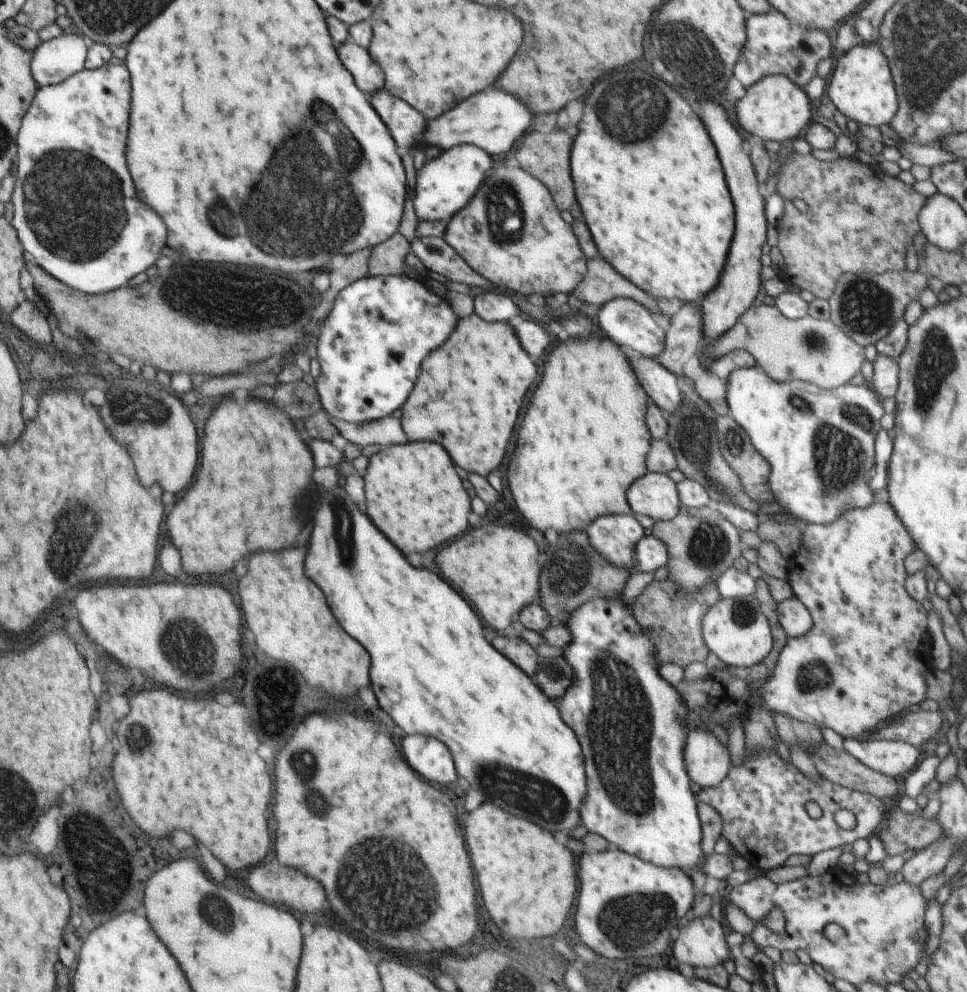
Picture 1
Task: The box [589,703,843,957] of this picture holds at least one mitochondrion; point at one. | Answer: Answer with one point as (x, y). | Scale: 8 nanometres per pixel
(649, 913)

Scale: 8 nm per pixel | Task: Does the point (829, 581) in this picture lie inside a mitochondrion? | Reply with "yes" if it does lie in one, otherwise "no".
no

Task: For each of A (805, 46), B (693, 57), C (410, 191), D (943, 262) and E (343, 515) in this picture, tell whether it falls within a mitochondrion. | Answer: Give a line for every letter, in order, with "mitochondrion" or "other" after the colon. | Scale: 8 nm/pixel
A: other
B: mitochondrion
C: other
D: other
E: mitochondrion

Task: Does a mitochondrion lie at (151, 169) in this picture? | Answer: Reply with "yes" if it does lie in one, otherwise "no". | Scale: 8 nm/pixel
no

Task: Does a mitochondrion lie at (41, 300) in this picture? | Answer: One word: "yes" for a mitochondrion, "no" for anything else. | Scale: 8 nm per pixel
no

